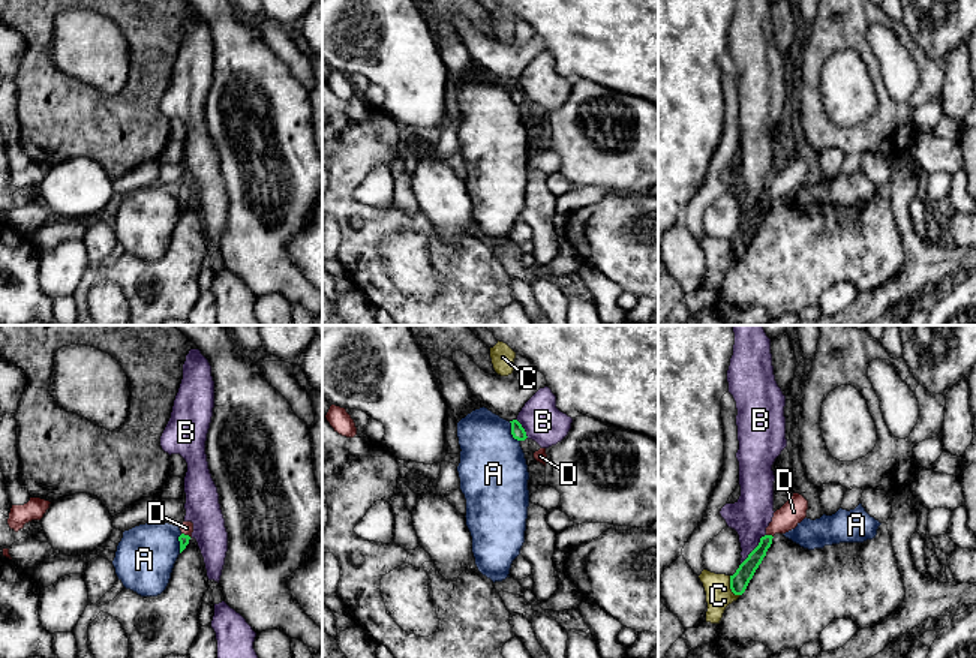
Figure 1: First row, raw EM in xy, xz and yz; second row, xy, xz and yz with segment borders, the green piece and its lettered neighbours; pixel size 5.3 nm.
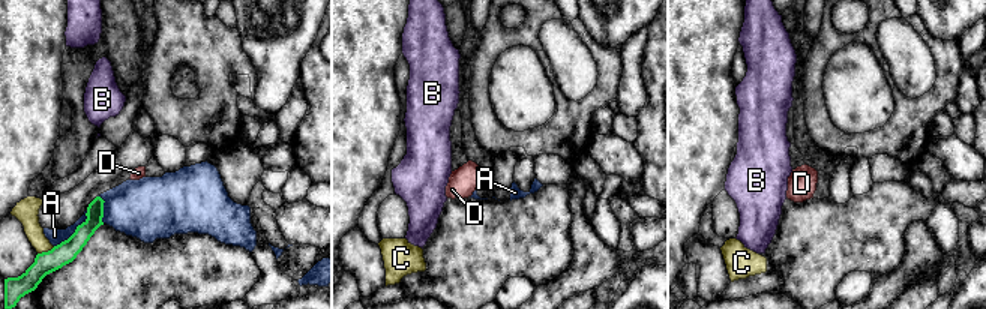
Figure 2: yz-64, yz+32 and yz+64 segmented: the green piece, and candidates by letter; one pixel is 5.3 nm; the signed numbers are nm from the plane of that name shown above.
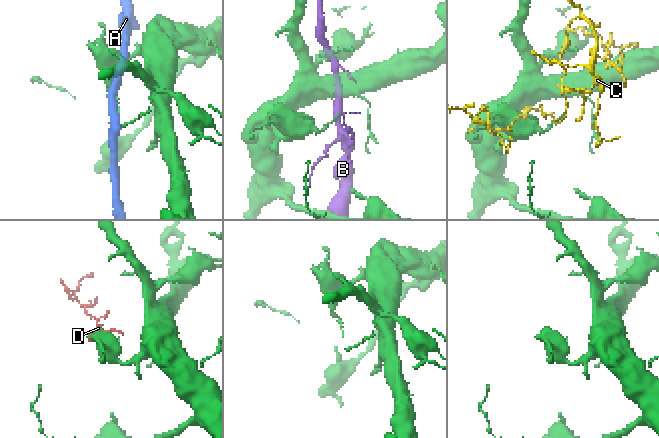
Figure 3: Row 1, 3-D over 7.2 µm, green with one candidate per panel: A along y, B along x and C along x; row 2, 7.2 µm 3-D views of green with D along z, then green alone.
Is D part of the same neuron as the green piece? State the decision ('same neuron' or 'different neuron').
same neuron

